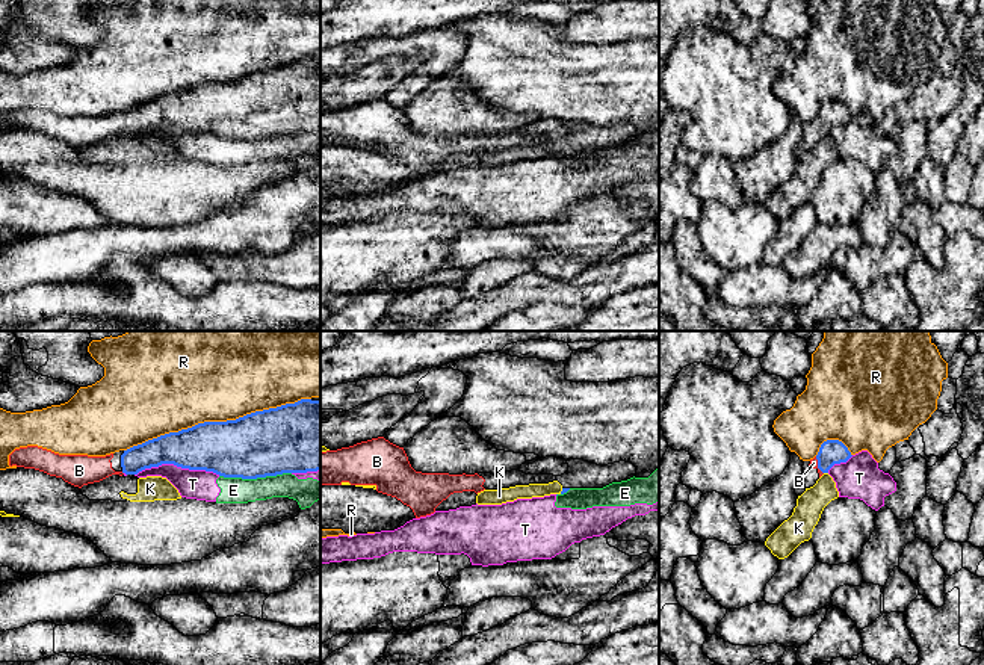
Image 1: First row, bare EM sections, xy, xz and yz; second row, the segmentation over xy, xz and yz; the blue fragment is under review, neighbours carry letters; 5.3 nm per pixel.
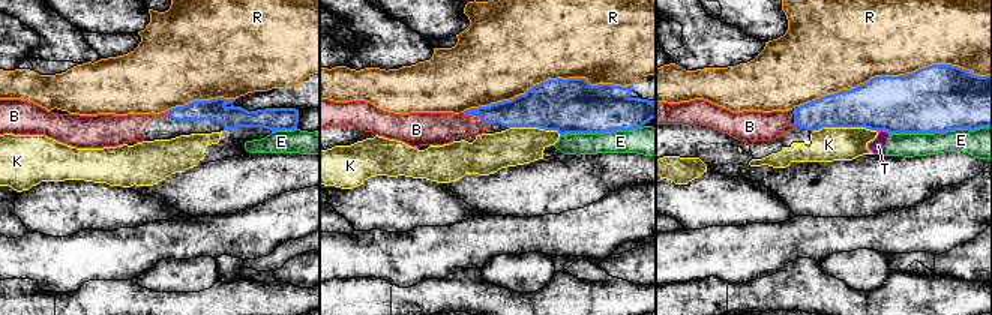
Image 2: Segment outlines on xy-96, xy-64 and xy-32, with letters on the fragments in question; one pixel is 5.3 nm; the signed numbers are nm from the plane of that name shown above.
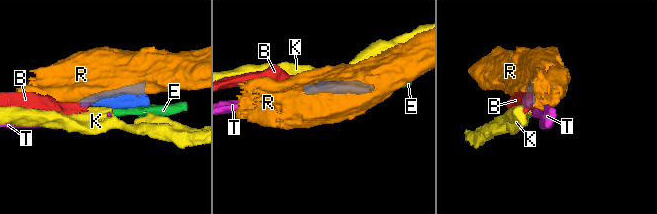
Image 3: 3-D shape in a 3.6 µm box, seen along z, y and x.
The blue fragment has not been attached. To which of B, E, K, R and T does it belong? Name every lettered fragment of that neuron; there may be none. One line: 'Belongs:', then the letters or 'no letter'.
Belongs: B

